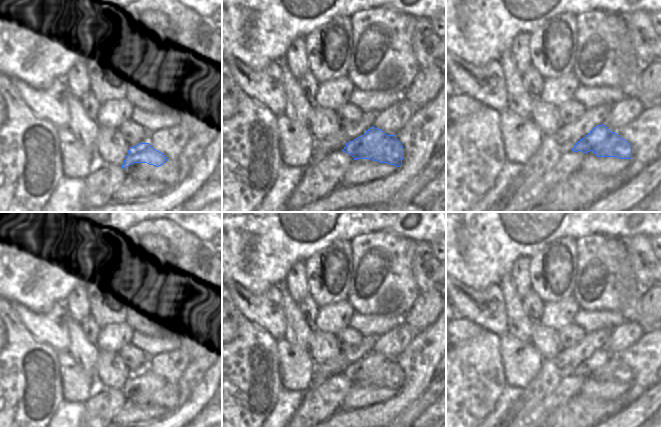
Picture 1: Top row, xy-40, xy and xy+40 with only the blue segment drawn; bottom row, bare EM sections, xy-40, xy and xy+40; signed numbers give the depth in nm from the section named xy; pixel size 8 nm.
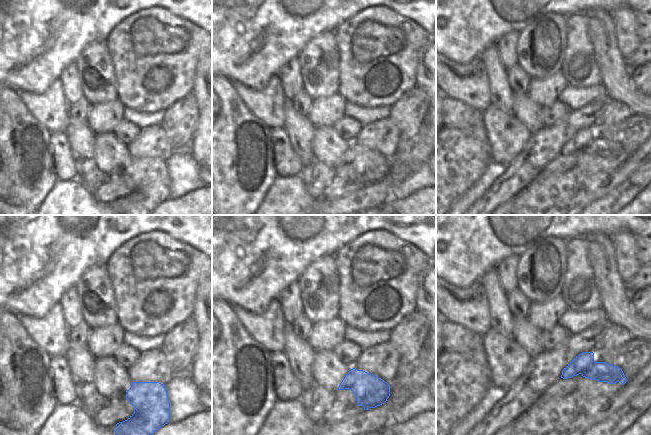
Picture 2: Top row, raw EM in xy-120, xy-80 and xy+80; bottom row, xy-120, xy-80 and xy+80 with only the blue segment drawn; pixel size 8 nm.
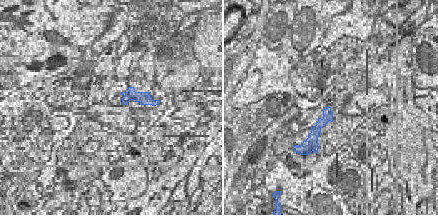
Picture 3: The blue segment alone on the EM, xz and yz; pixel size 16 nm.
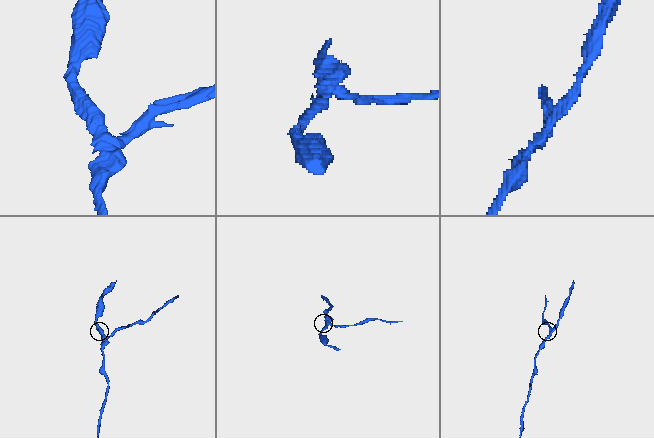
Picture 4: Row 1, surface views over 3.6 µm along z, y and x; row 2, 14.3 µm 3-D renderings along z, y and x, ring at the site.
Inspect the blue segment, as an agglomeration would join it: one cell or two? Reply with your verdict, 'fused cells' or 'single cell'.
fused cells

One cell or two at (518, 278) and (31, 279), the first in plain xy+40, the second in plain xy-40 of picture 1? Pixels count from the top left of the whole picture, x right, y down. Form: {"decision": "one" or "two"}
{"decision": "two"}

